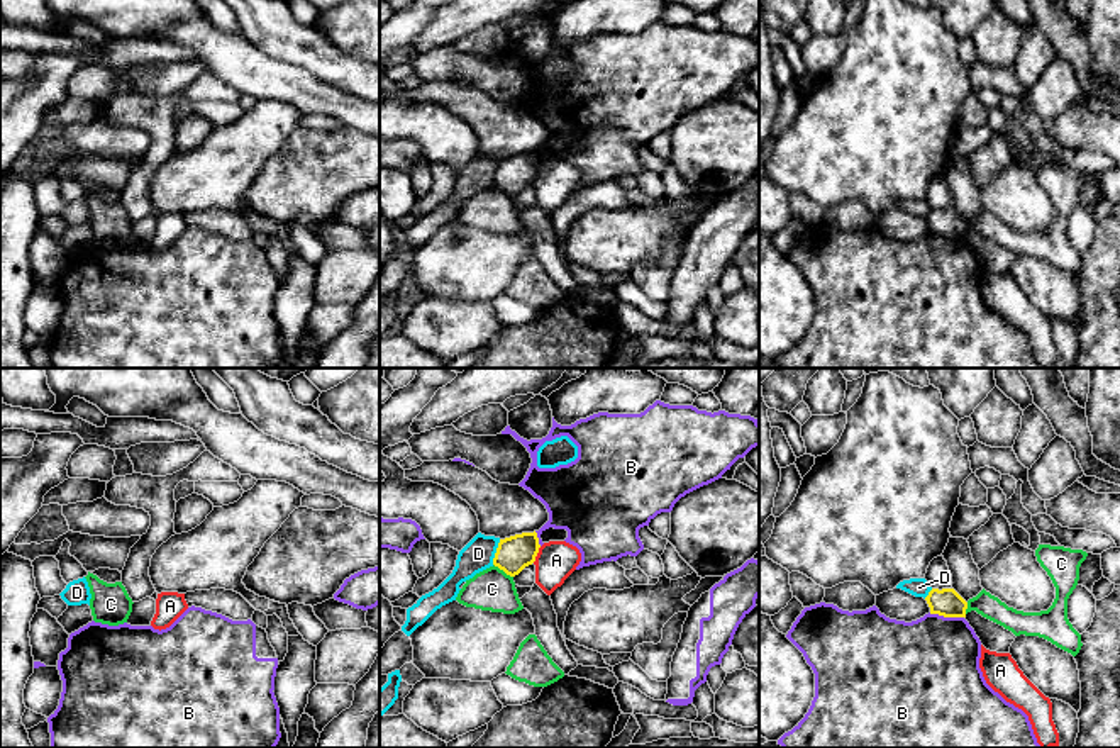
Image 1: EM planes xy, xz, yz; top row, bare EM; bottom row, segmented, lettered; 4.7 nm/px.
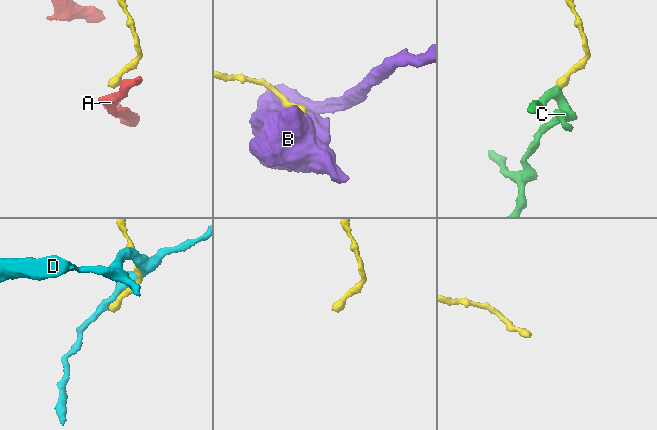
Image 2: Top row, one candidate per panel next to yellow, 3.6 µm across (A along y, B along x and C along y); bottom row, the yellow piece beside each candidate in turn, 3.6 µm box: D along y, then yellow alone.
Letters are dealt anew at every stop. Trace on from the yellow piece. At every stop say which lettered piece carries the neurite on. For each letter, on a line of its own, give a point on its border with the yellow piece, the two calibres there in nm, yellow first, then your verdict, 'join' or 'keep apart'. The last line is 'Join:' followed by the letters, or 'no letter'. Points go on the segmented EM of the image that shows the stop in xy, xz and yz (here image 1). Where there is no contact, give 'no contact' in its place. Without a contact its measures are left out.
A: contact xz (536, 555); calibres 170 and 190 nm; keep apart
B: contact yz (946, 616); calibres 140 and 460 nm; keep apart
C: contact xz (504, 570); calibres 170 and 200 nm; keep apart
D: contact xz (497, 552); calibres 170 and 150 nm; keep apart
Join: no letter

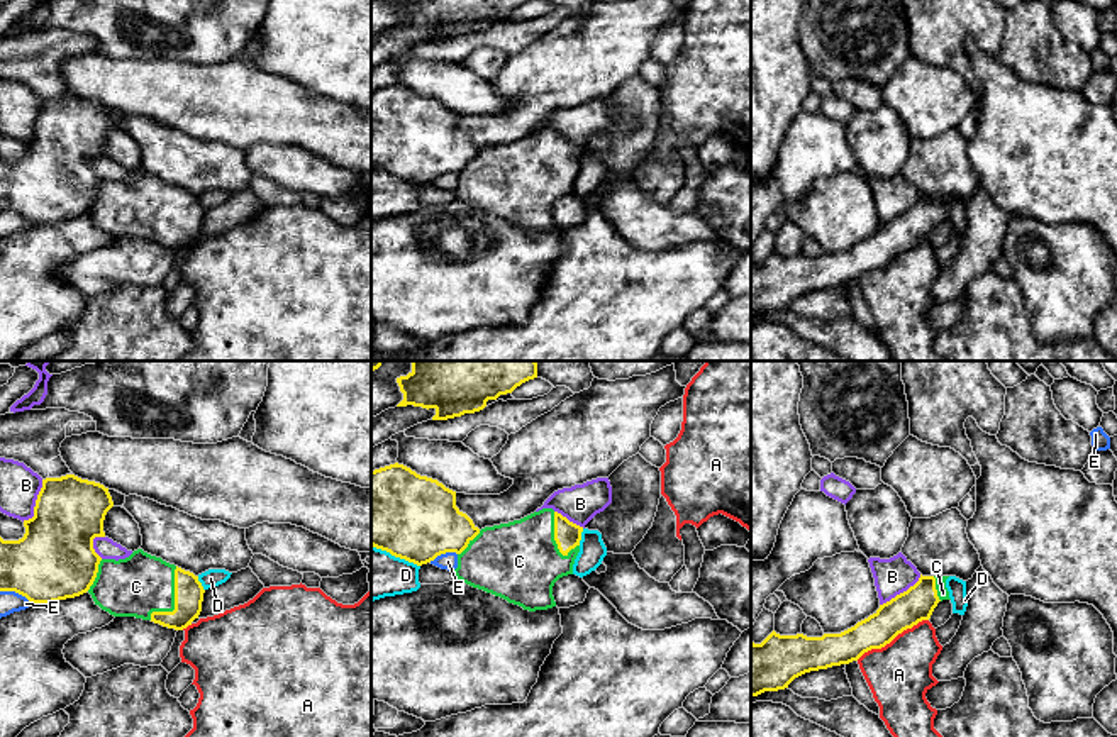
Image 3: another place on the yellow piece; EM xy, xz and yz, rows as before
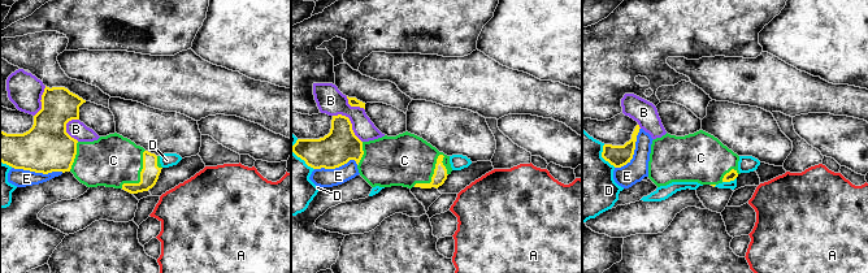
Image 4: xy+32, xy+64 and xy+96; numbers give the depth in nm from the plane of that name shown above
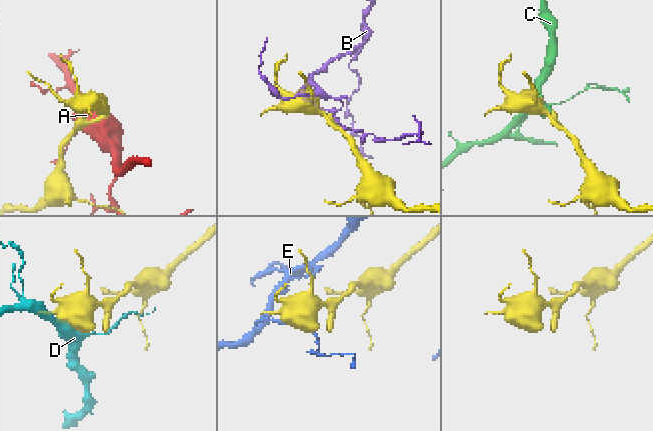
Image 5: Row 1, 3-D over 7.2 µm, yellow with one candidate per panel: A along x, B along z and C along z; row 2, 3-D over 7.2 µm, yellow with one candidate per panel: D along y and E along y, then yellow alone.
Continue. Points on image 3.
A: contact yz (892, 639); calibres 160 and 300 nm; keep apart
B: contact xy (36, 504); calibres 360 and 190 nm; keep apart
C: contact xy (175, 602); calibres 140 and 280 nm; join
D: contact xz (580, 537); calibres 130 and 130 nm; keep apart
E: contact xz (443, 553); calibres 400 and 80 nm; keep apart
Join: C

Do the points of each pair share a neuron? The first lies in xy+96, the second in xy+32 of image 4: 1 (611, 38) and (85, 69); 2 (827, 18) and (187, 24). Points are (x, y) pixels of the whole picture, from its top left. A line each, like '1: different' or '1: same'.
1: different
2: different

